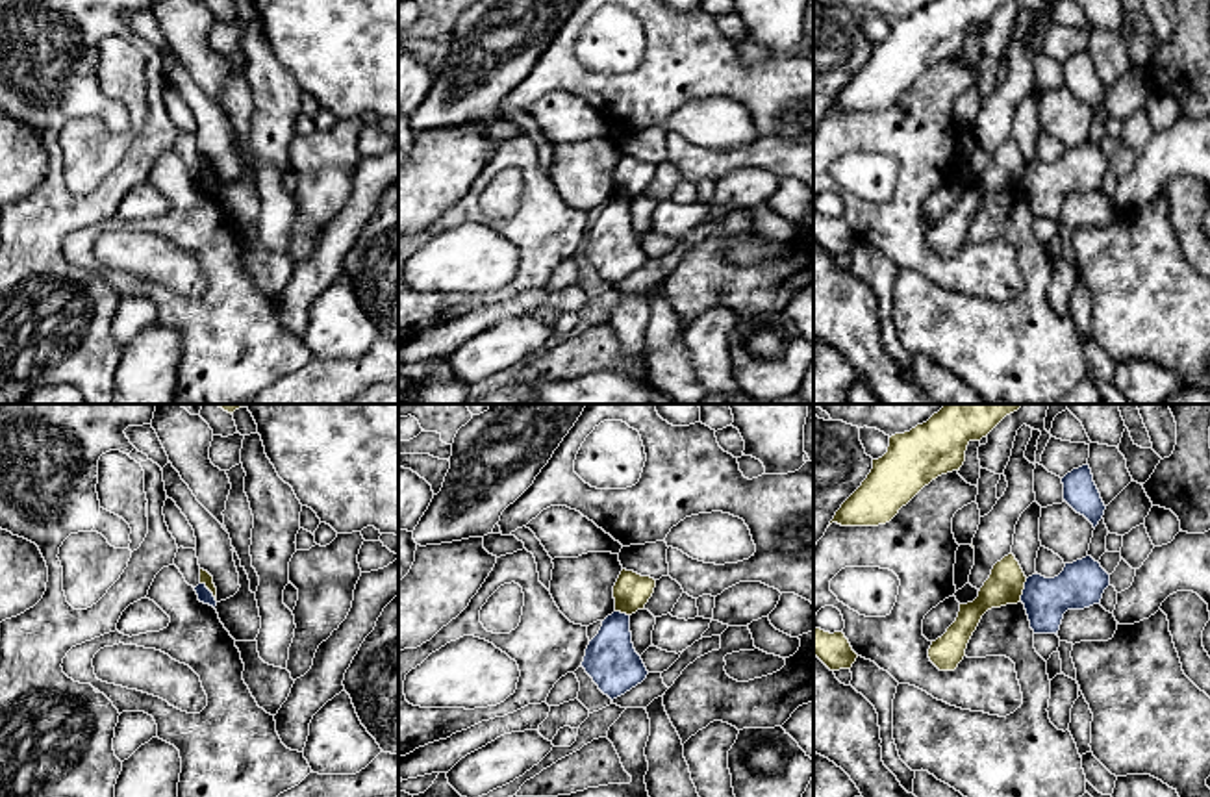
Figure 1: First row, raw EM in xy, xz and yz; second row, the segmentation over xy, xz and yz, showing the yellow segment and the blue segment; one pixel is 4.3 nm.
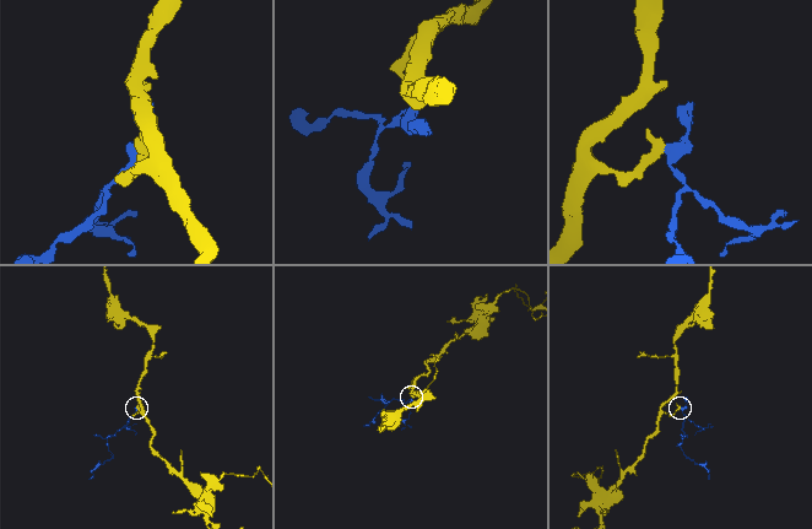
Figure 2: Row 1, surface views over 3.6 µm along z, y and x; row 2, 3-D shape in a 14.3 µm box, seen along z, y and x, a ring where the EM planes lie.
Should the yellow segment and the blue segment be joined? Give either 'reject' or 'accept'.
reject

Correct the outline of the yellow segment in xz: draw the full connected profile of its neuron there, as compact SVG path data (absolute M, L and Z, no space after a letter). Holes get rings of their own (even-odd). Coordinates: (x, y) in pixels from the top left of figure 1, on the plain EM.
M623 154L613 171L615 196L632 200L637 195L643 195L652 182L654 172L654 163Z

